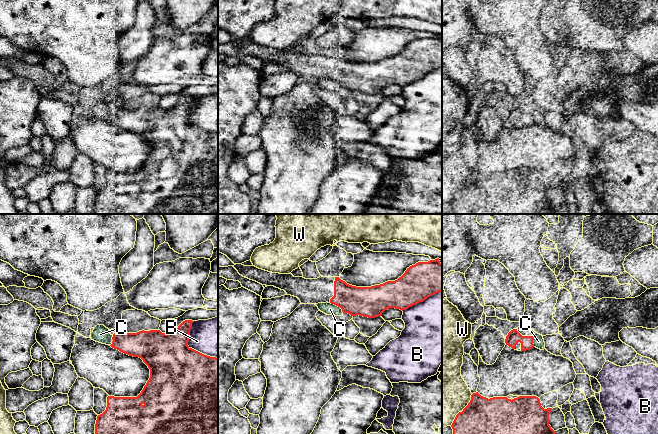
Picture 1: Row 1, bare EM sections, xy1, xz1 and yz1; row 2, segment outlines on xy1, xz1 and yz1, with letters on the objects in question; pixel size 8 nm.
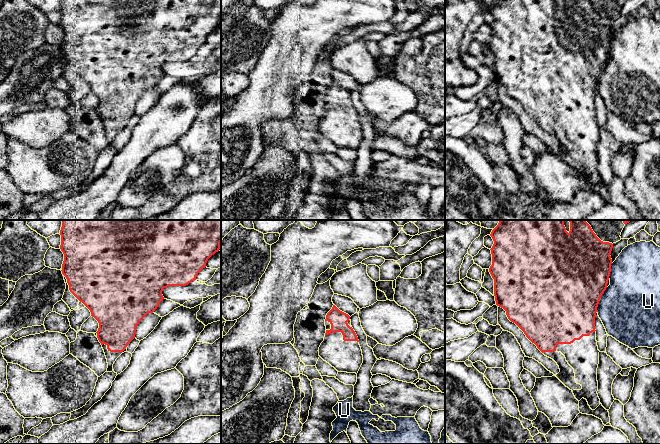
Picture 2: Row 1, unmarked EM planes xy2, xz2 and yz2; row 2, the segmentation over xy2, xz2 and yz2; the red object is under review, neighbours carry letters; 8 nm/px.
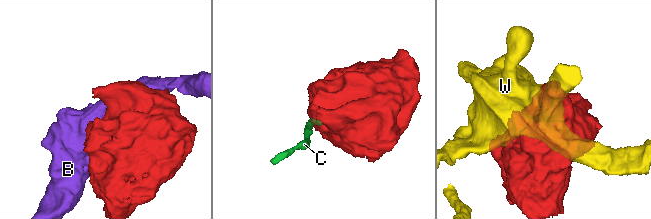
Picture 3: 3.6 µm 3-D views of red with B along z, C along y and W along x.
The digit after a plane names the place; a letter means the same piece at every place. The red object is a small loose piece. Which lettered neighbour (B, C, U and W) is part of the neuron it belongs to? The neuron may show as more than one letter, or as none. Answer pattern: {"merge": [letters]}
{"merge": []}

